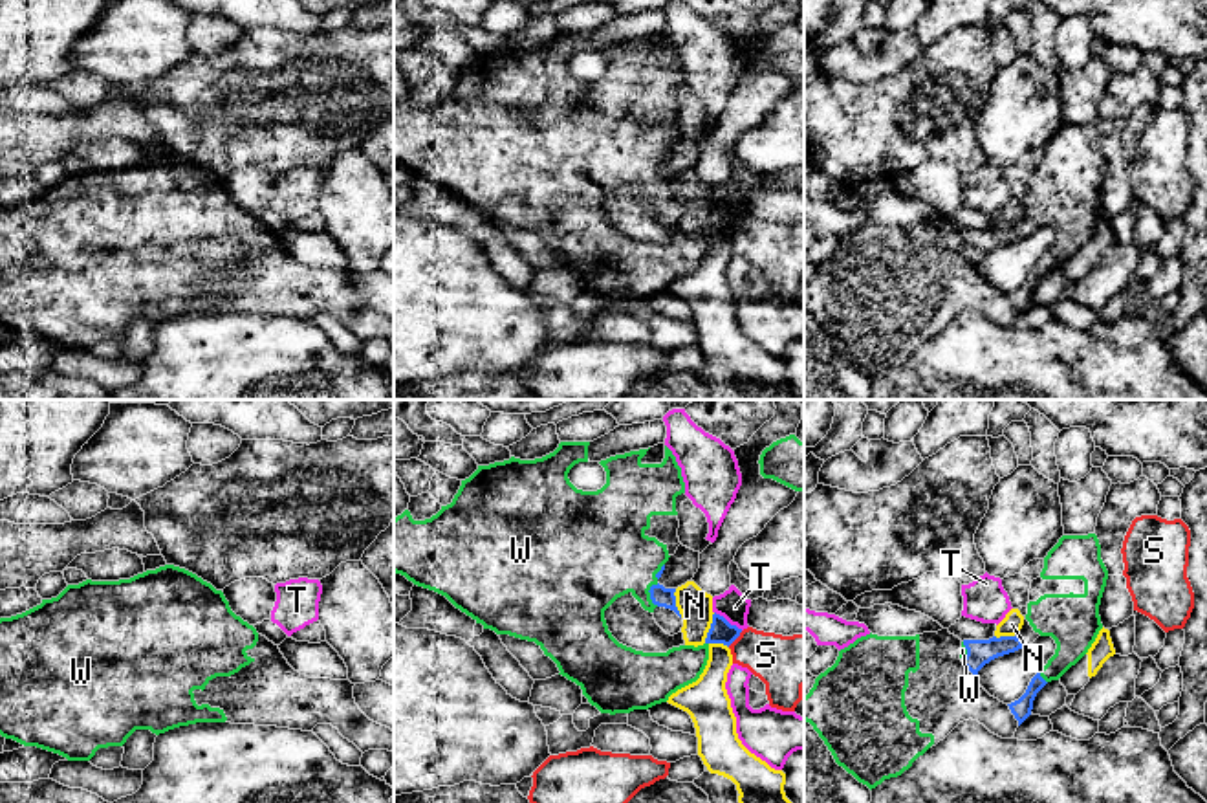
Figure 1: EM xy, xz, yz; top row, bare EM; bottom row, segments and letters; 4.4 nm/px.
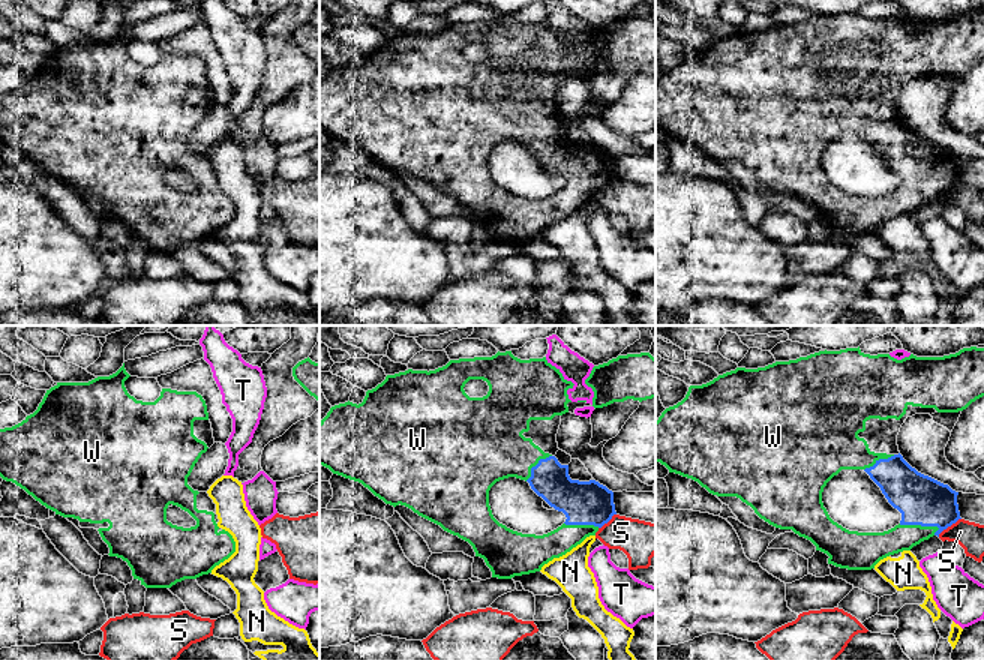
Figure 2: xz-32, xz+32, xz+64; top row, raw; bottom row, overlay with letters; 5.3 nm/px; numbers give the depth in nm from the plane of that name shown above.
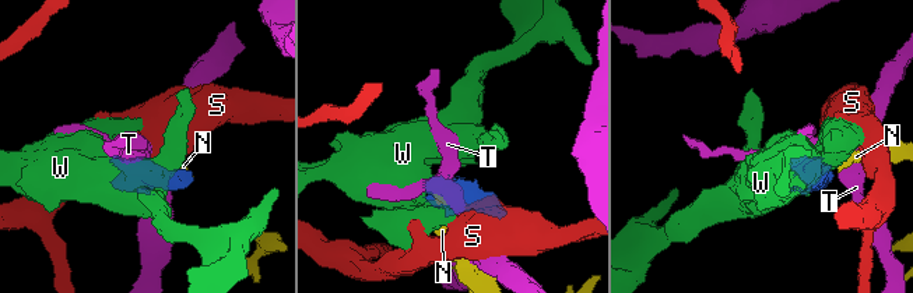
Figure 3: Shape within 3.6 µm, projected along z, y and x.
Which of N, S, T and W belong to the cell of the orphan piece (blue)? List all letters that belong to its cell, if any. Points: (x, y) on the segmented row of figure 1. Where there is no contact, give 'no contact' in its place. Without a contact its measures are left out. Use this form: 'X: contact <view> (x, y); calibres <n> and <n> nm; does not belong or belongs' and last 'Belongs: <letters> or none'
N: contact xz (711, 627); calibres 100 and 150 nm; does not belong
S: contact xz (735, 638); calibres 100 and 240 nm; does not belong
T: contact xz (728, 622); calibres 100 and 140 nm; does not belong
W: contact xz (651, 596); calibres 90 and 360 nm; belongs
Belongs: W

